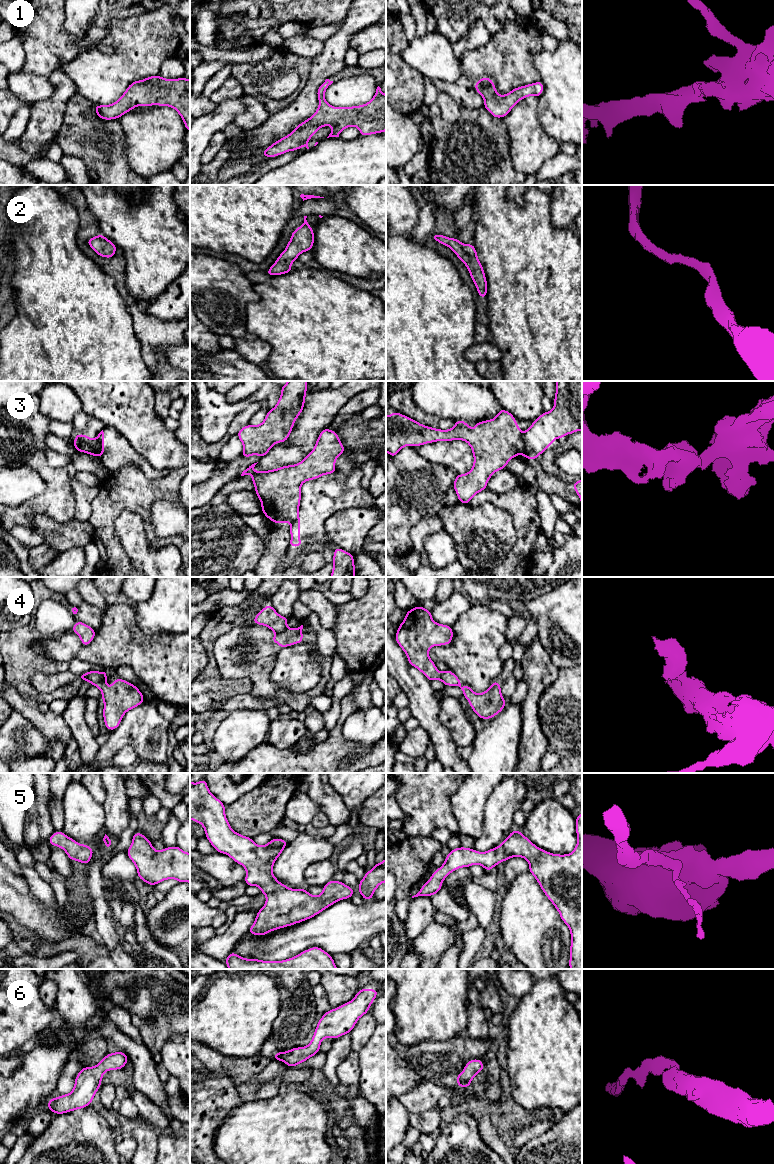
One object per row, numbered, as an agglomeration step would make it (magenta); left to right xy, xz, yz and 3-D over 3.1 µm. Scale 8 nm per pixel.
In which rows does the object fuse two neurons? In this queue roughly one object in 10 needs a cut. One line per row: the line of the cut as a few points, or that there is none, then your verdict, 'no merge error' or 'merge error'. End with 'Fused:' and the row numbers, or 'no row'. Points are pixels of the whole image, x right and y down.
1: cut none; no merge error
2: cut none; no merge error
3: cut yz (522, 433), (521, 452); merge error
4: cut xz (287, 628), (276, 633); merge error
5: cut none; no merge error
6: cut none; no merge error
Fused: 3, 4

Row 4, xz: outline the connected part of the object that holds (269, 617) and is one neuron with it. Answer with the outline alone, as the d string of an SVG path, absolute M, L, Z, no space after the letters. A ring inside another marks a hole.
M268 604L254 617L253 623L257 625L267 626L275 633L281 633L287 629L289 618L283 617Z

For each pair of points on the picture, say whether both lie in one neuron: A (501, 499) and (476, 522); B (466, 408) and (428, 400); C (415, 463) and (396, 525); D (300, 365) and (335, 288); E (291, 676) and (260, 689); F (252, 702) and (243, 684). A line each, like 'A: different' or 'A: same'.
A: different
B: same
C: same
D: same
E: different
F: different

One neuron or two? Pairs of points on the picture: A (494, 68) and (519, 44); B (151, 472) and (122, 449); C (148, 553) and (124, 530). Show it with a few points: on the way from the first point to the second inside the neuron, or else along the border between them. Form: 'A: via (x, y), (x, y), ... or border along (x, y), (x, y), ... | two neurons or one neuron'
A: via (500, 62), (513, 49) | one neuron
B: via (144, 465), (137, 459), (129, 456) | one neuron
C: via (142, 548), (130, 536) | one neuron

